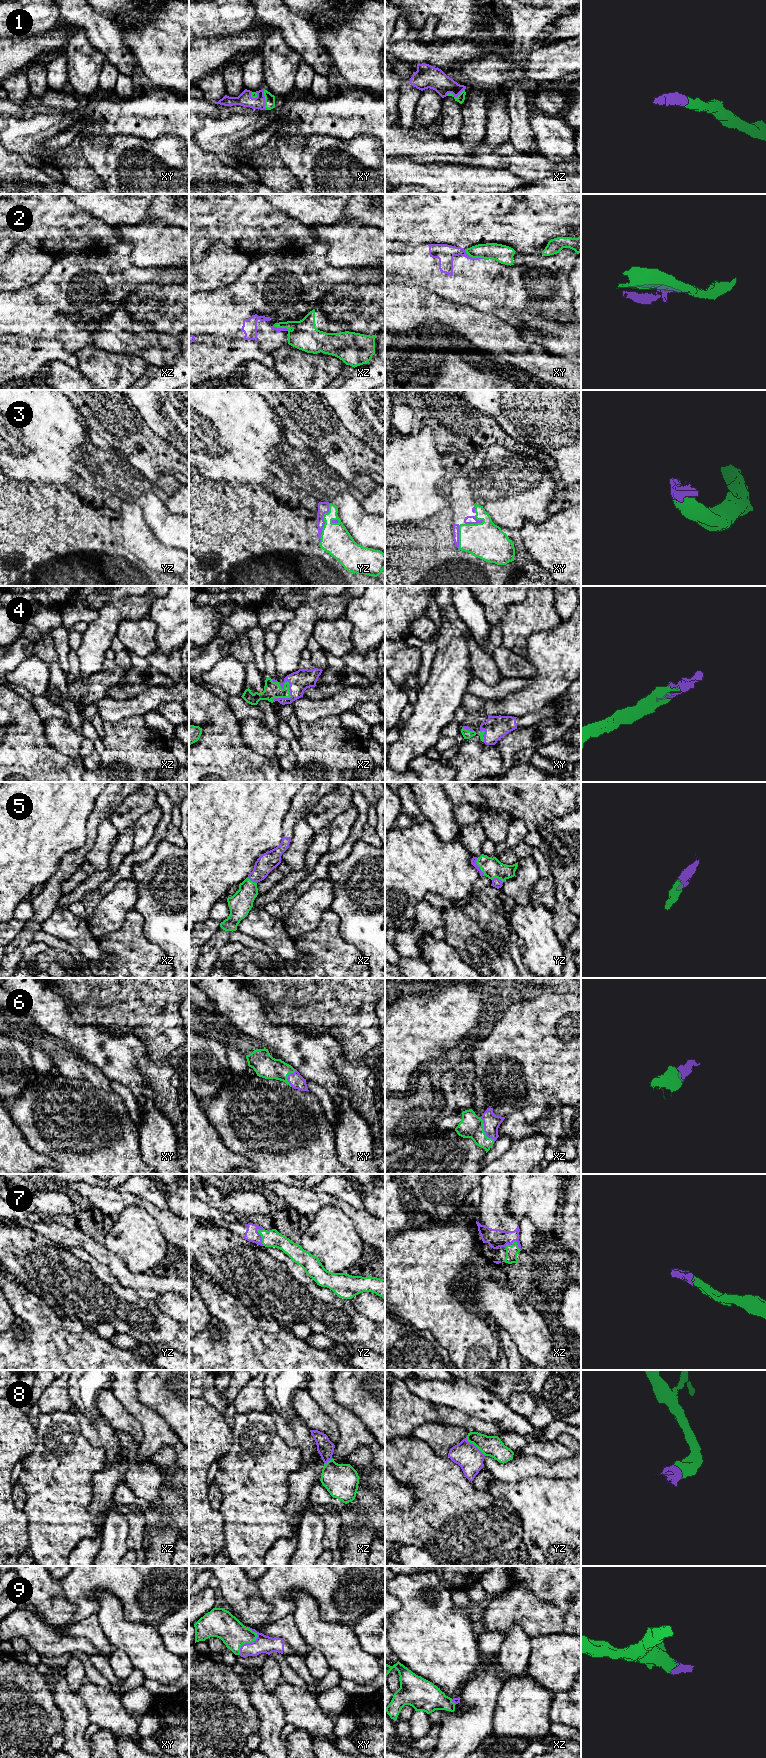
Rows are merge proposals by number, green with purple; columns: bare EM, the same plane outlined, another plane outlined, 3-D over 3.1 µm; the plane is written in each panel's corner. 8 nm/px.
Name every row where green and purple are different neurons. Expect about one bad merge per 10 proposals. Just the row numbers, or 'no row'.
2

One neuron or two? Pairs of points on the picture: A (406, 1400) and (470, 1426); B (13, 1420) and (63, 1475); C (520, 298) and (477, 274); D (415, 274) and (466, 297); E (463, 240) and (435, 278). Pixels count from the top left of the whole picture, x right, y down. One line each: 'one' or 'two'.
A: one
B: two
C: one
D: one
E: two

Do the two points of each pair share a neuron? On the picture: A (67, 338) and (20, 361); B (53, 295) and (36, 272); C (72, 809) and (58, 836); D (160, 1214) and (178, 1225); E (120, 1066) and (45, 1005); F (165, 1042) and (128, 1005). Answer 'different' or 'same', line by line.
A: different
B: different
C: same
D: same
E: same
F: same

